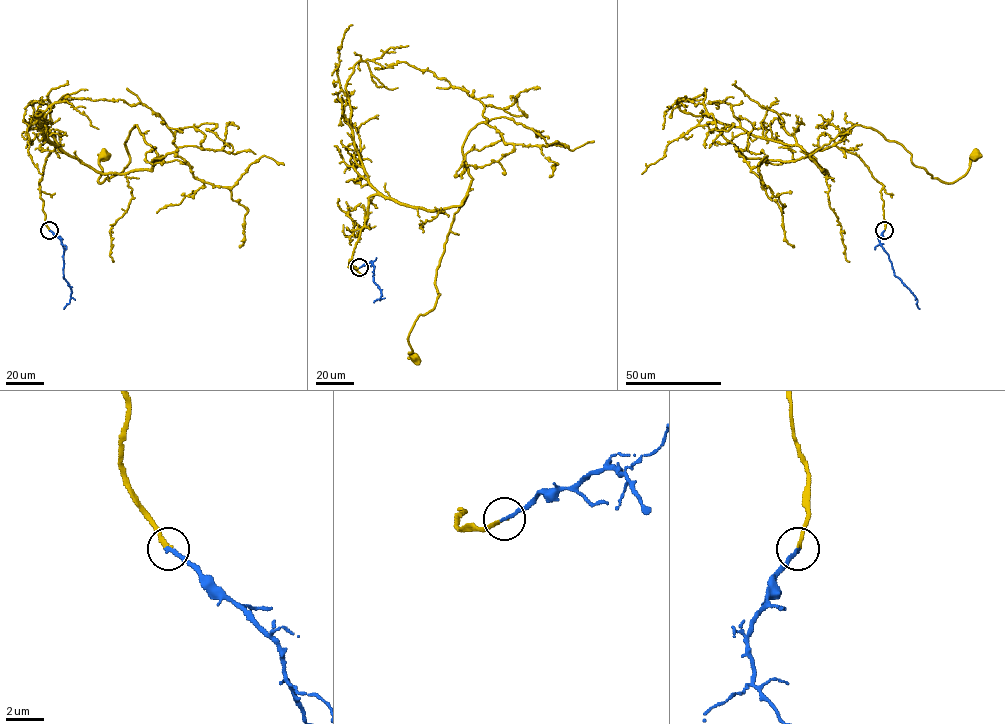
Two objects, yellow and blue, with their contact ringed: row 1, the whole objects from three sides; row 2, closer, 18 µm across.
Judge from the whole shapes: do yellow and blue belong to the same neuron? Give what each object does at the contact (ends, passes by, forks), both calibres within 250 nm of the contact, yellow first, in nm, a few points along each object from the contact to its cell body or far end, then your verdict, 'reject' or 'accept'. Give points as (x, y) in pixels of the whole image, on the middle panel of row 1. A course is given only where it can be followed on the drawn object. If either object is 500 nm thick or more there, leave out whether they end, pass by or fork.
yellow ends | blue ends | 170/190 nm | yellow via (360, 267), (349, 261), (370, 196), (436, 210), (467, 193), (435, 306), (409, 333), (415, 358) | blue via (360, 267), (371, 262), (374, 266), (373, 282), (381, 296), (373, 302) | accept

